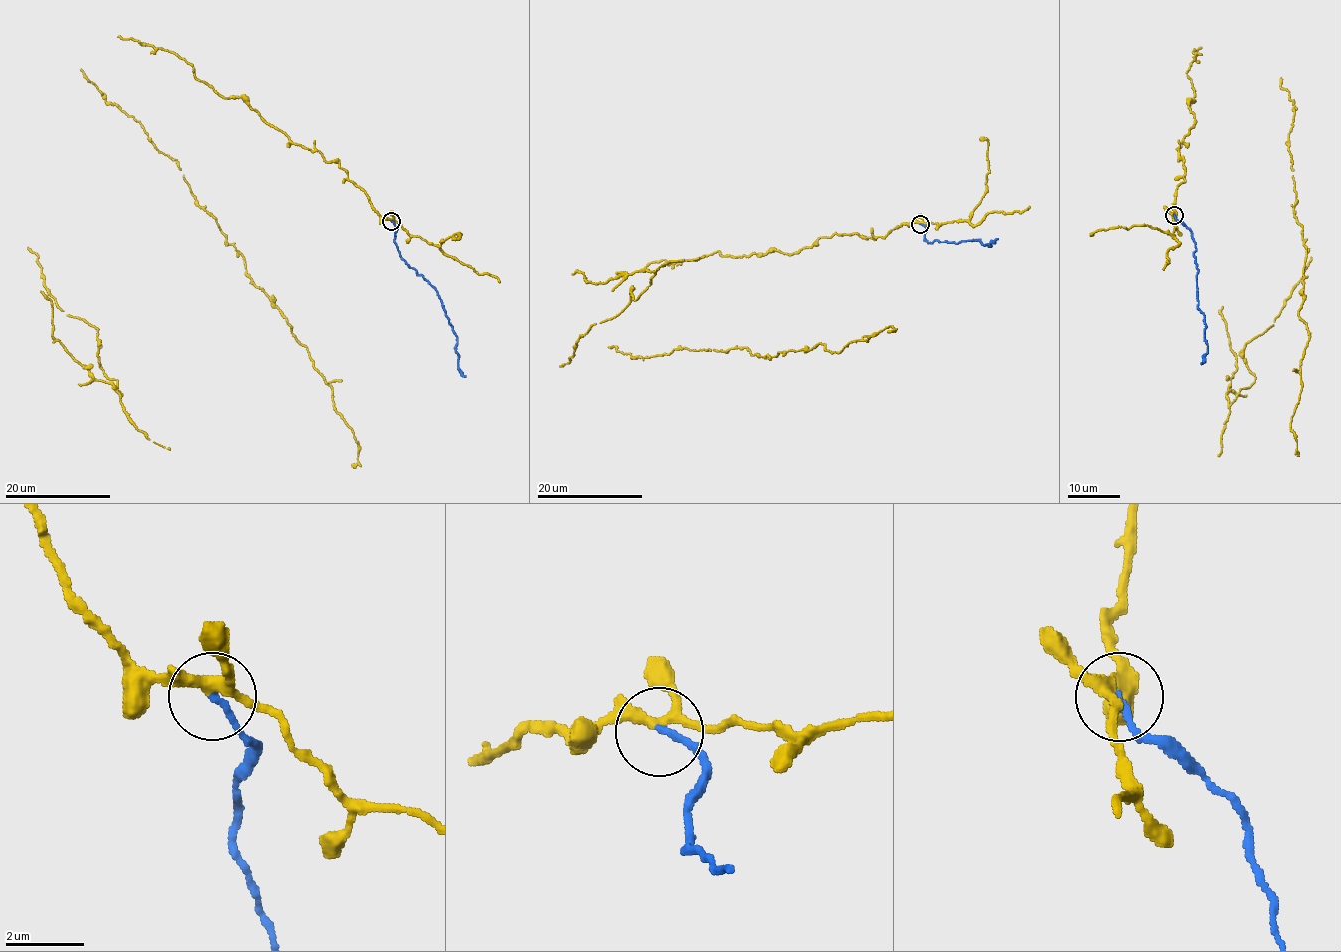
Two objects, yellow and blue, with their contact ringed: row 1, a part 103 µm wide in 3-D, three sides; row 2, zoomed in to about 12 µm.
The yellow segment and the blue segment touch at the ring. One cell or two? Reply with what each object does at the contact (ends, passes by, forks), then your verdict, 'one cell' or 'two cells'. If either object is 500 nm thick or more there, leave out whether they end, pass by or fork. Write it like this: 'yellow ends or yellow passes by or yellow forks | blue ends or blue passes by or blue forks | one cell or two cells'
yellow forks | blue ends | two cells

